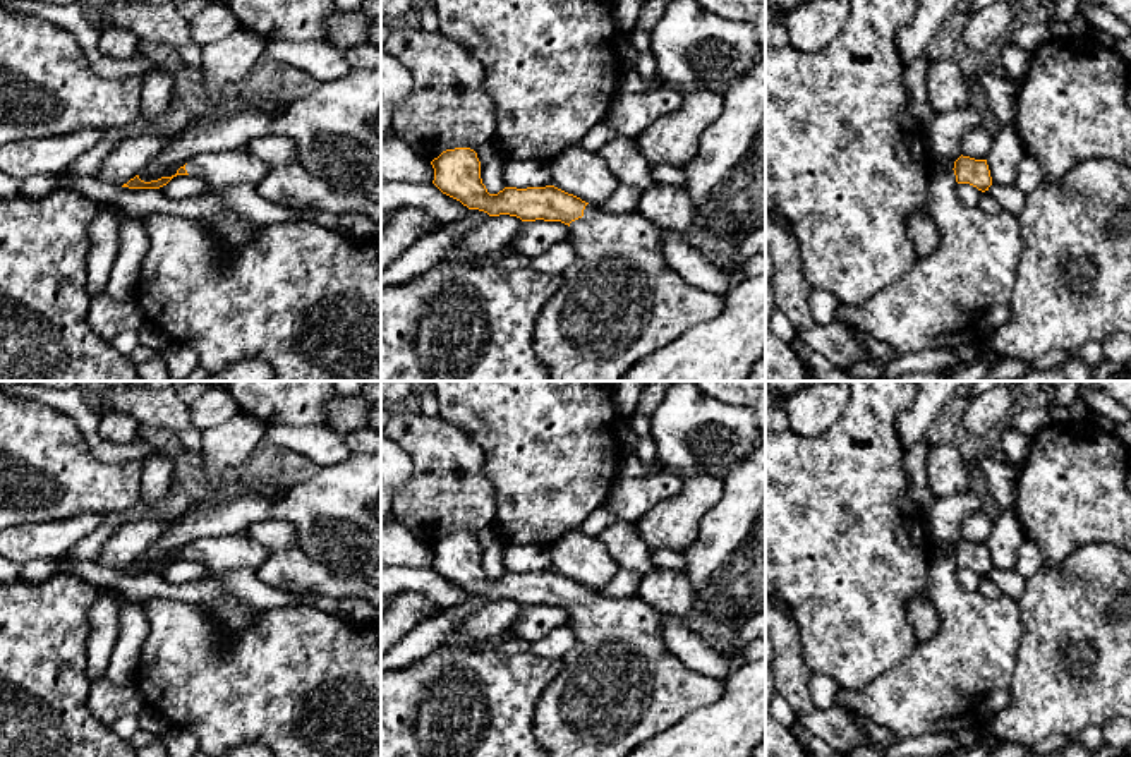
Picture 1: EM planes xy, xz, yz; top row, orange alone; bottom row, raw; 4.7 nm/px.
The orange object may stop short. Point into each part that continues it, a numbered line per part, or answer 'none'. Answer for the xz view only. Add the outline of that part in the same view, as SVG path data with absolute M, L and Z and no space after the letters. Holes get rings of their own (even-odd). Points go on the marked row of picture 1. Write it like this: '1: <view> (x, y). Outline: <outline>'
1: xz (618, 302). Outline: M587 204L584 216L570 223L570 240L577 261L561 273L561 287L542 307L534 333L535 355L549 369L549 381L620 381L632 364L724 309L723 295L688 285L669 268L659 228L637 211L613 215Z

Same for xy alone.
1: xy (220, 170). Outline: M245 148L201 153L192 156L185 170L191 177L206 182L204 194L220 192L233 185L252 185L257 189L269 167Z

